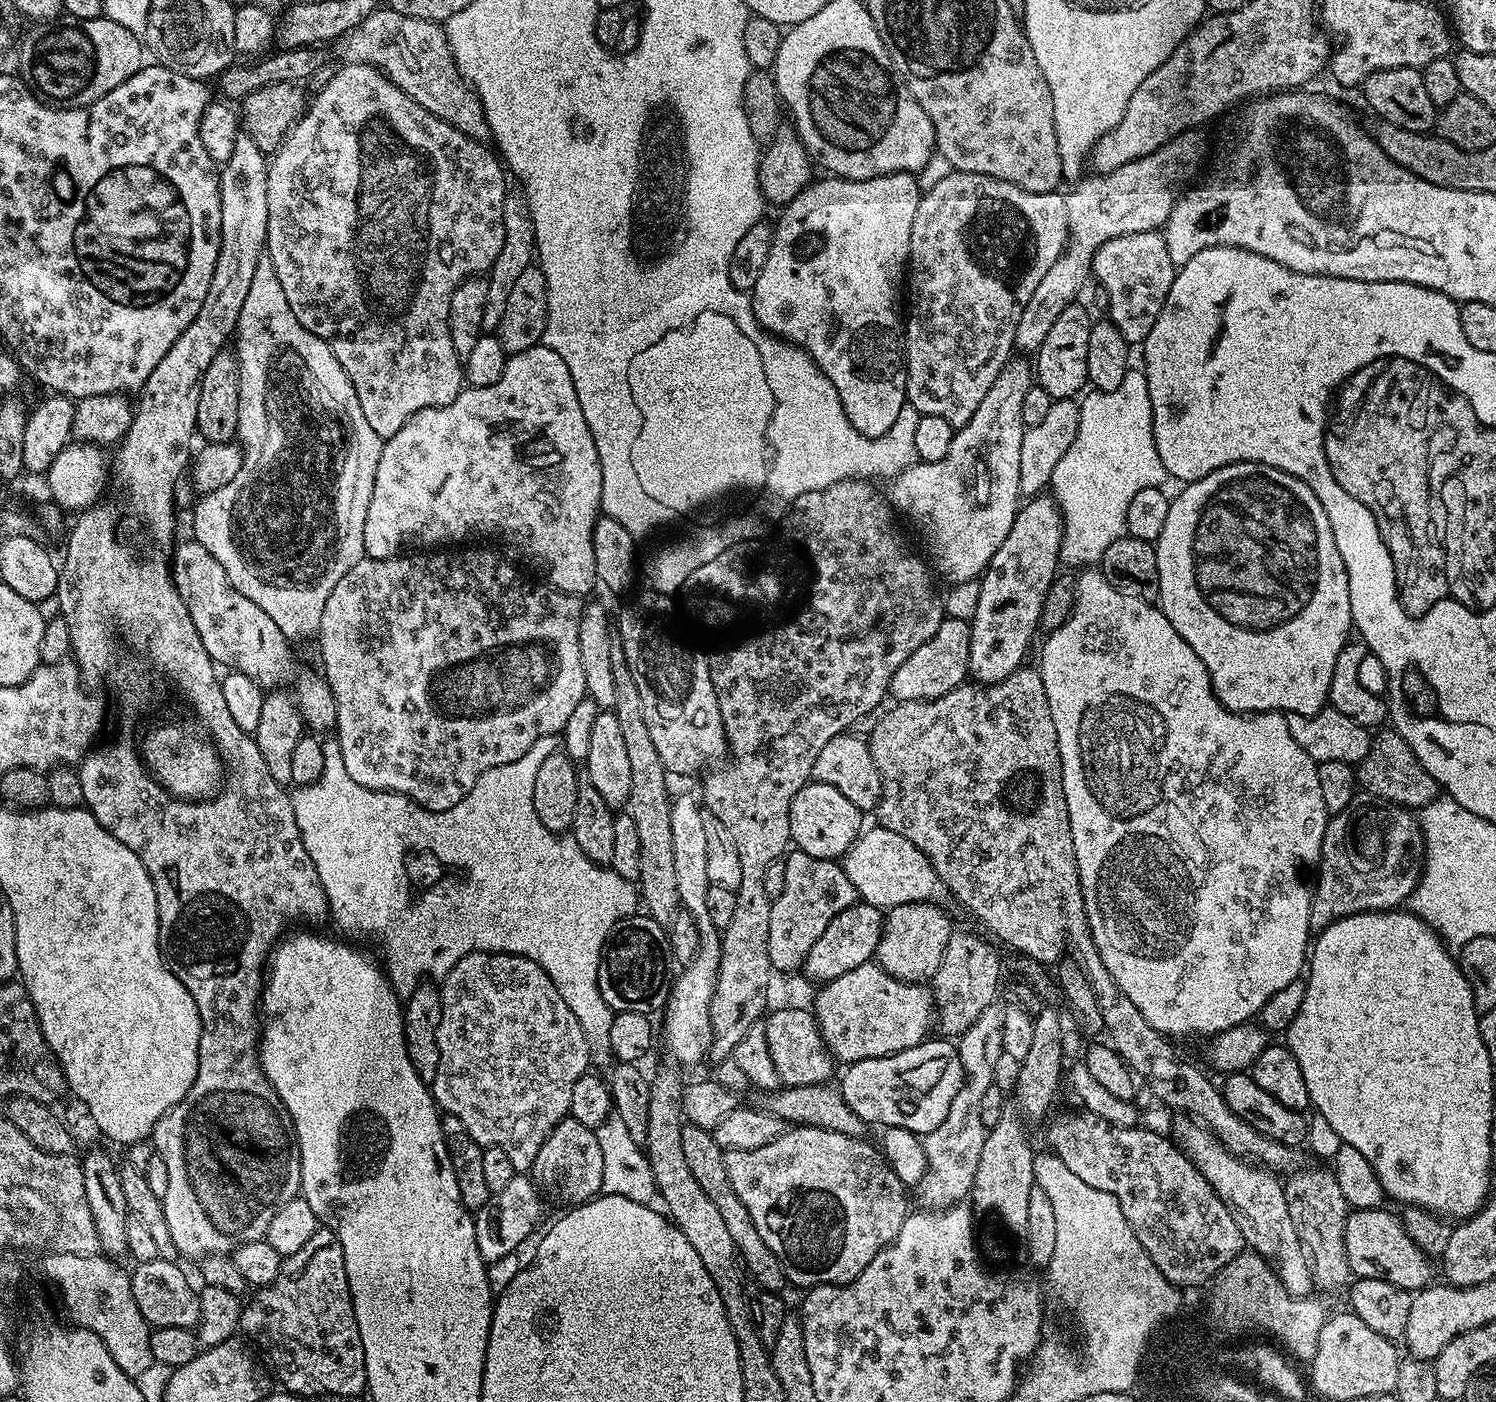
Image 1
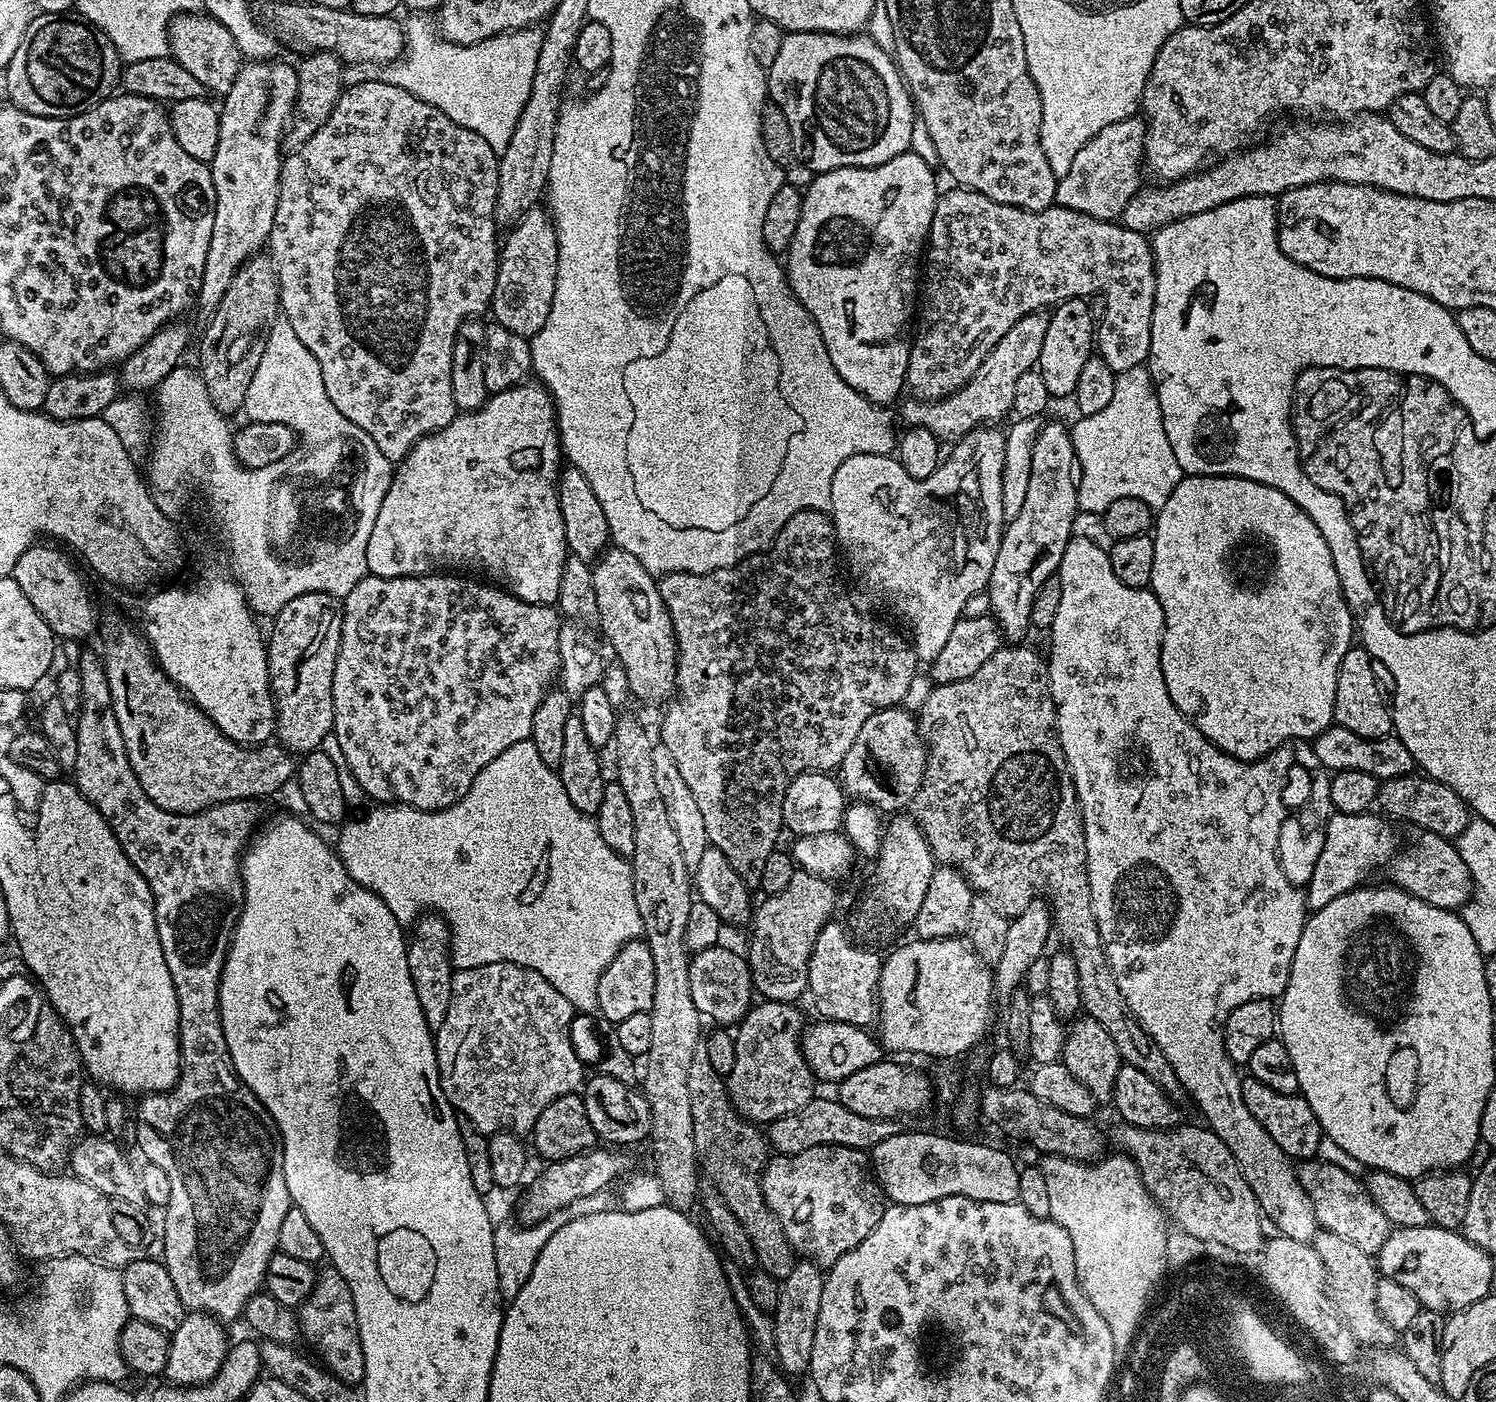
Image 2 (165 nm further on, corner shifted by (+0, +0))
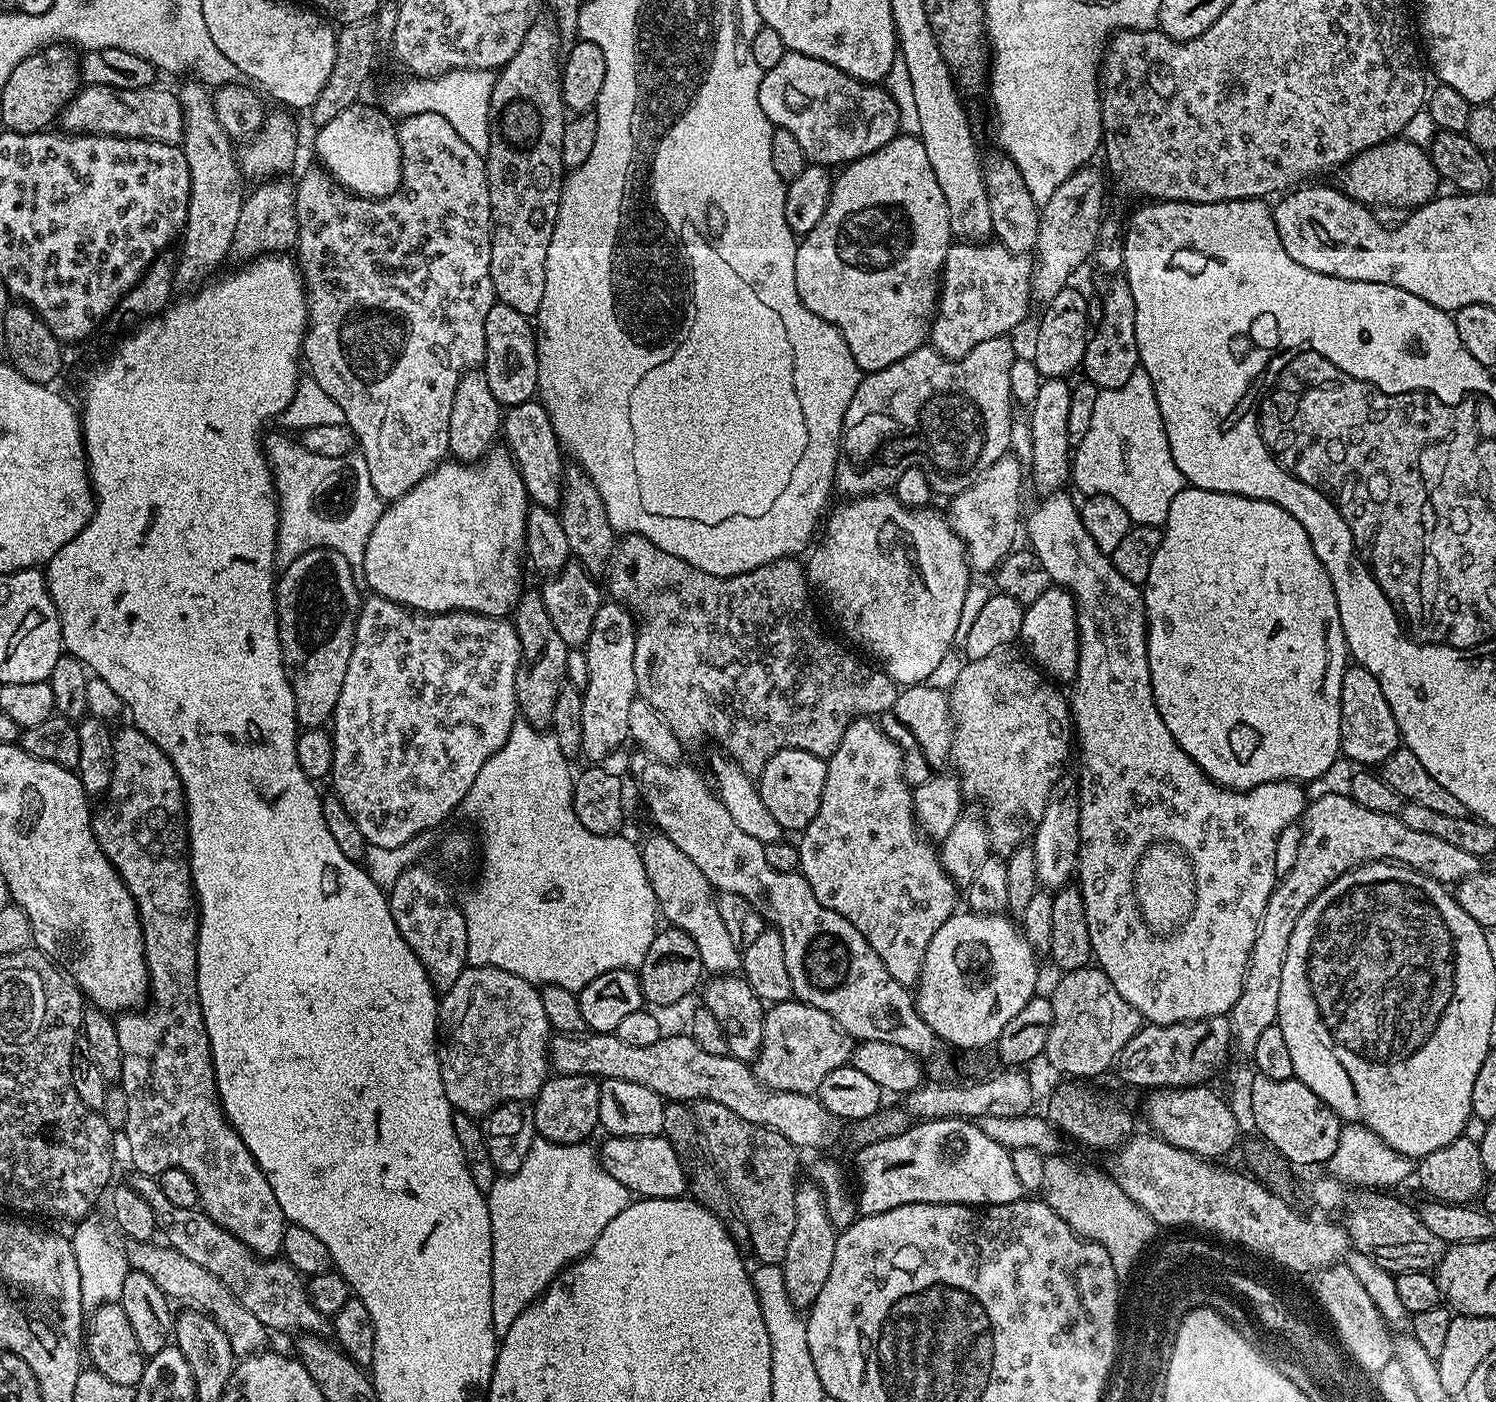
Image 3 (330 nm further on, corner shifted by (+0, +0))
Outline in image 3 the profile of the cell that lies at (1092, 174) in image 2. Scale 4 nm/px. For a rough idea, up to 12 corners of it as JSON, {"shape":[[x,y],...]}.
{"shape":[[1077,168],[1040,208],[1032,294],[1047,302],[1089,263],[1105,173]]}

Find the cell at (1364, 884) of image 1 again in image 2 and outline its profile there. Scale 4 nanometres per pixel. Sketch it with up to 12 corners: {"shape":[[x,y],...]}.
{"shape":[[1420,832],[1389,881],[1430,906],[1463,909],[1470,870],[1449,837]]}

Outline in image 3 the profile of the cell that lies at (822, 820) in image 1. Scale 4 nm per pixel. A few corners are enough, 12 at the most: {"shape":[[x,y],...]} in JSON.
{"shape":[[778,750],[758,773],[781,829],[803,830],[822,802],[828,765]]}

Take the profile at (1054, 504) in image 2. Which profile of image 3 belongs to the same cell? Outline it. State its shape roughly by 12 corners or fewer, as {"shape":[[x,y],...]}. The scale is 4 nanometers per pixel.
{"shape":[[1048,378],[1027,417],[1030,480],[1041,493],[1070,480],[1072,384]]}

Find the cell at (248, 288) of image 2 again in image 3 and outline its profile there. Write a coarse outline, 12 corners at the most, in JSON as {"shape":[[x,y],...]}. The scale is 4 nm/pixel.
{"shape":[[269,178],[247,193],[231,259],[284,254],[298,238],[296,190]]}

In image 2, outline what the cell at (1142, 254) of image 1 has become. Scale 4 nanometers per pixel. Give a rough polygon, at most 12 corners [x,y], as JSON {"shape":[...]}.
{"shape":[[969,188],[936,197],[907,387],[958,391],[1031,312],[1104,295],[1150,350],[1149,237]]}

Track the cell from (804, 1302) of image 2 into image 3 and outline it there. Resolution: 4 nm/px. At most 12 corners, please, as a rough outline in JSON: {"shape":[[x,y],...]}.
{"shape":[[815,1183],[796,1189],[786,1294],[812,1307],[834,1263],[838,1230]]}

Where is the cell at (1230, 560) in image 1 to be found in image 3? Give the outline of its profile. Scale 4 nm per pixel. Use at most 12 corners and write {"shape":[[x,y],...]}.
{"shape":[[1185,486],[1142,591],[1154,702],[1221,788],[1341,755],[1302,522]]}

